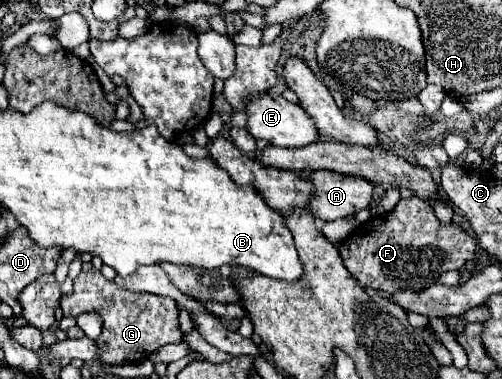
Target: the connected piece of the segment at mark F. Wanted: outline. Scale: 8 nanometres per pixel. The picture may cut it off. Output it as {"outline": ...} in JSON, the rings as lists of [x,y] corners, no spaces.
{"outline":[[[408,197],[400,199],[386,215],[362,223],[338,245],[338,251],[346,269],[362,287],[394,295],[412,287],[426,289],[434,285],[444,271],[460,269],[468,259],[476,257],[476,241],[454,223],[442,225],[428,201]]]}

